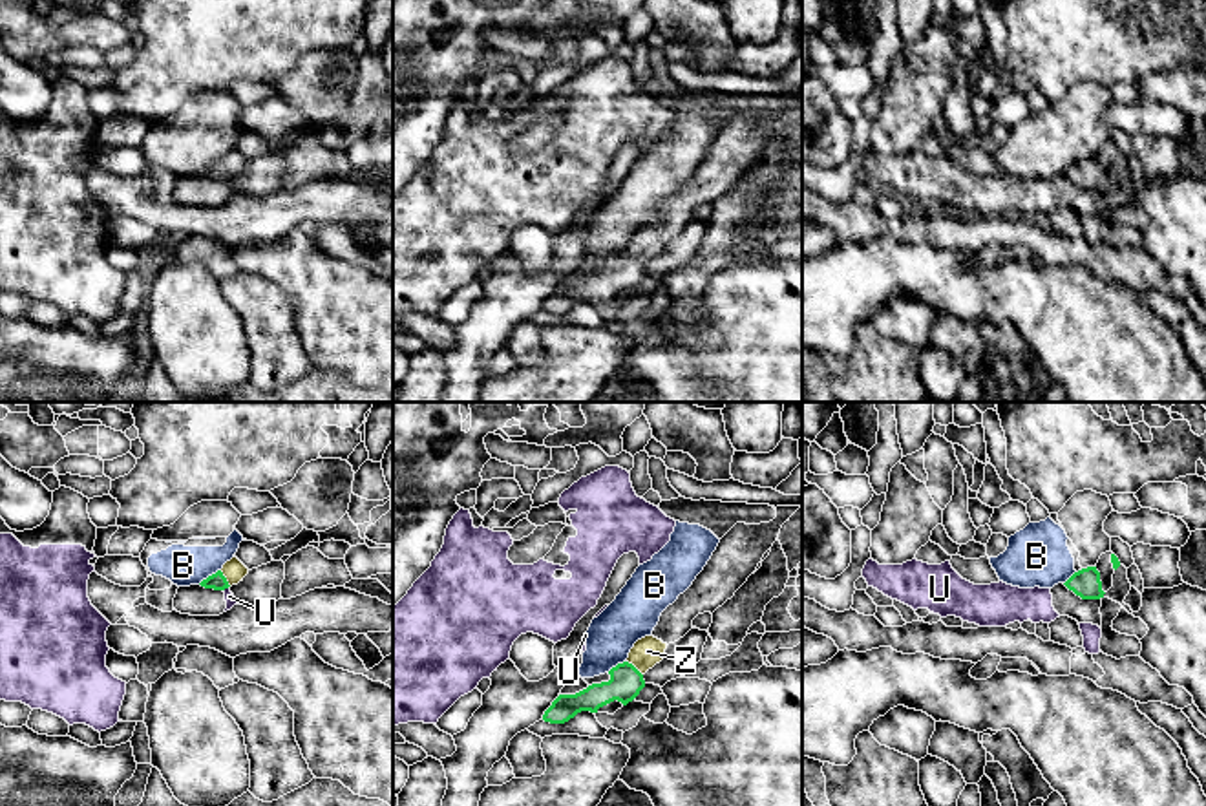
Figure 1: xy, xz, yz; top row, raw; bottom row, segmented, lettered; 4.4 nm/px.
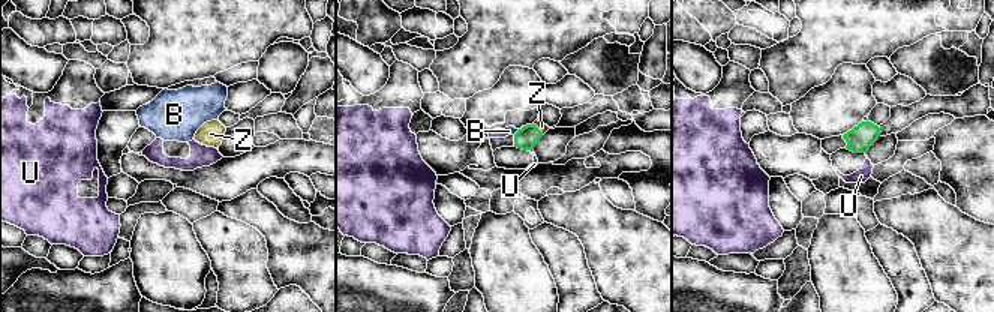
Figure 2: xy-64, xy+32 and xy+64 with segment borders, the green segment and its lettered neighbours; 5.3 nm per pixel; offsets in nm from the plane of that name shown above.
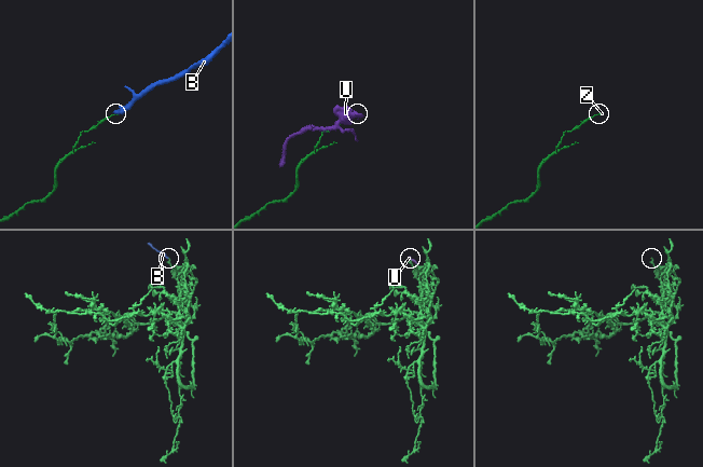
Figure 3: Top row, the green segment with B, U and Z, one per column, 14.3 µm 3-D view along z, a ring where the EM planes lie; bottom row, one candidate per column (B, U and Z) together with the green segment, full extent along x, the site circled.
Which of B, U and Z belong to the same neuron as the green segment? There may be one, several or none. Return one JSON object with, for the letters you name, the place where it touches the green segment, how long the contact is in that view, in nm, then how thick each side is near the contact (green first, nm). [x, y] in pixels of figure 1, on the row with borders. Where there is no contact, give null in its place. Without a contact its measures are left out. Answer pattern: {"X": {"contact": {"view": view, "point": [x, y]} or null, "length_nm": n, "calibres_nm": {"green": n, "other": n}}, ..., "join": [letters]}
{"Z": {"contact": {"view": "xy", "point": [225, 578]}, "length_nm": 90, "calibres_nm": {"green": 80, "other": 100}}, "join": ["Z"]}

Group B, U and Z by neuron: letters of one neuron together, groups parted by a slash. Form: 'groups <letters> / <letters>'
groups B / U / Z

